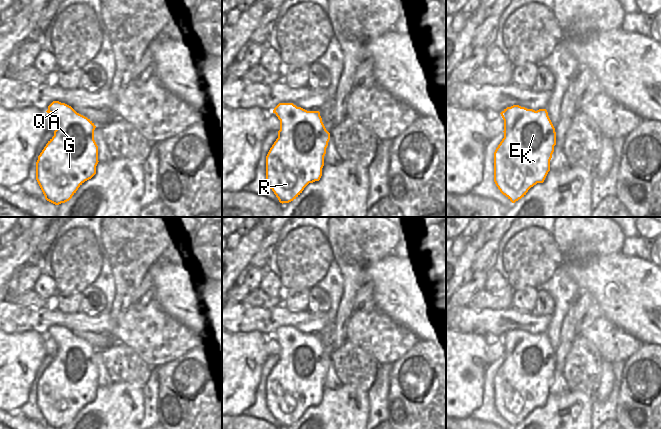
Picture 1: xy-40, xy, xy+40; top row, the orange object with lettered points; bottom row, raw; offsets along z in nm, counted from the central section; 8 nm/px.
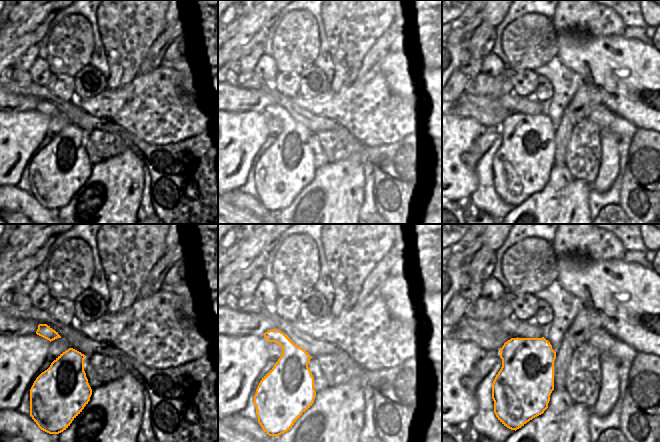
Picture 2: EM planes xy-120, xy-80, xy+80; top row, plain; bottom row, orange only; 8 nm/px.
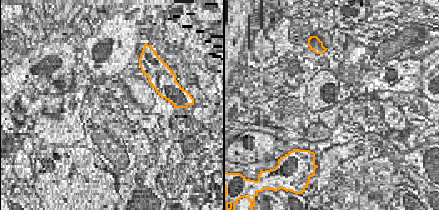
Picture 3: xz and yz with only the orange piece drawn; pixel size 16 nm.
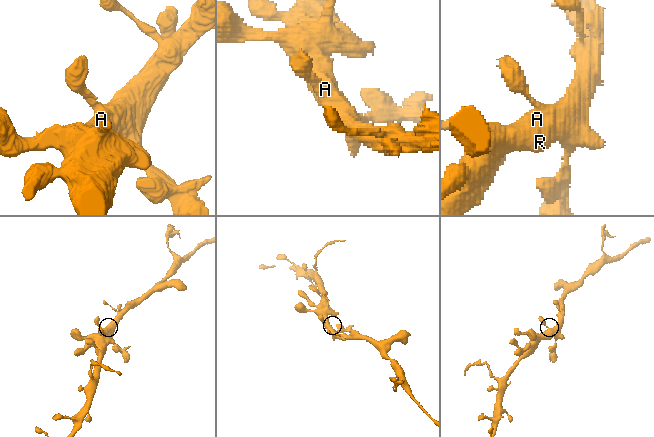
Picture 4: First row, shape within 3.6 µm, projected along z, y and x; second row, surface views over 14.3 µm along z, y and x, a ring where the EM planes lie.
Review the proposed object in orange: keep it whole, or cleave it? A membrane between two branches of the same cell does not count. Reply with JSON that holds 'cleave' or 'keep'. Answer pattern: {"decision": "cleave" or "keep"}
{"decision": "keep"}

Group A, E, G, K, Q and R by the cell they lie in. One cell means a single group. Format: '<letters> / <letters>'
A E G K Q R

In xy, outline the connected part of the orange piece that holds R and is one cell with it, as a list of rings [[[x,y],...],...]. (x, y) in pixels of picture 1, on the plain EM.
[[[279,327],[273,337],[280,344],[280,354],[266,380],[266,406],[283,428],[296,423],[309,407],[320,404],[330,357],[319,335],[307,335],[293,327]]]

